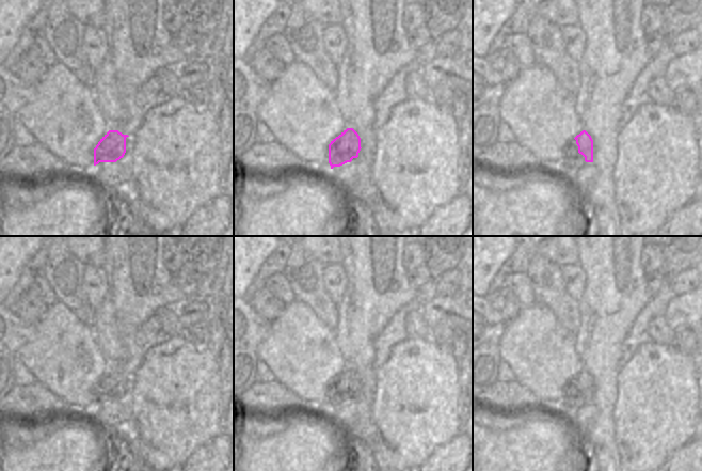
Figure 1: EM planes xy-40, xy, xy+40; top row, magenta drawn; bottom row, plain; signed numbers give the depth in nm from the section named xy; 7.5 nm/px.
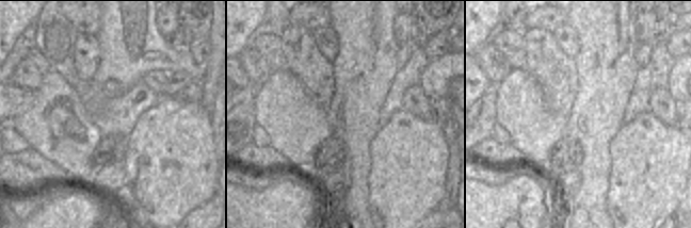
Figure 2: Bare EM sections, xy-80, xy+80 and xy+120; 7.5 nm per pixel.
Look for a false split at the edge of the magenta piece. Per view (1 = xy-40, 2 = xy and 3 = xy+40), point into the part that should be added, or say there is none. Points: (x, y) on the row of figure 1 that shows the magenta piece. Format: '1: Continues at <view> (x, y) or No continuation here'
1: No continuation here
2: No continuation here
3: Continues at xy+40 (574, 160).

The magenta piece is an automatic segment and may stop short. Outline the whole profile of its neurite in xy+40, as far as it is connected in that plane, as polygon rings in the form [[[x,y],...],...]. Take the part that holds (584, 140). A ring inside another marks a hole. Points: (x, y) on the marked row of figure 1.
[[[583,130],[569,144],[565,150],[565,167],[561,170],[567,176],[586,164],[593,162],[593,140],[591,136]]]

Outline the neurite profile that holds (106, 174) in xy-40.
[[[132,137],[126,138],[126,153],[123,158],[116,162],[99,162],[89,174],[106,190],[128,182],[132,176]]]

